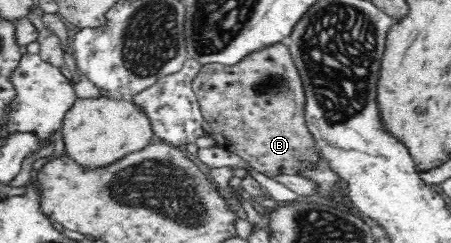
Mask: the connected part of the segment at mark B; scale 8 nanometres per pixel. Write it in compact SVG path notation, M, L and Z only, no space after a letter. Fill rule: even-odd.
M283 43L261 48L245 56L235 66L219 63L204 64L192 80L199 111L205 122L205 130L214 142L227 152L232 152L251 166L255 172L275 179L279 174L305 177L305 170L311 170L319 164L320 149L308 129L305 120L305 89L303 81L289 54L289 47Z

